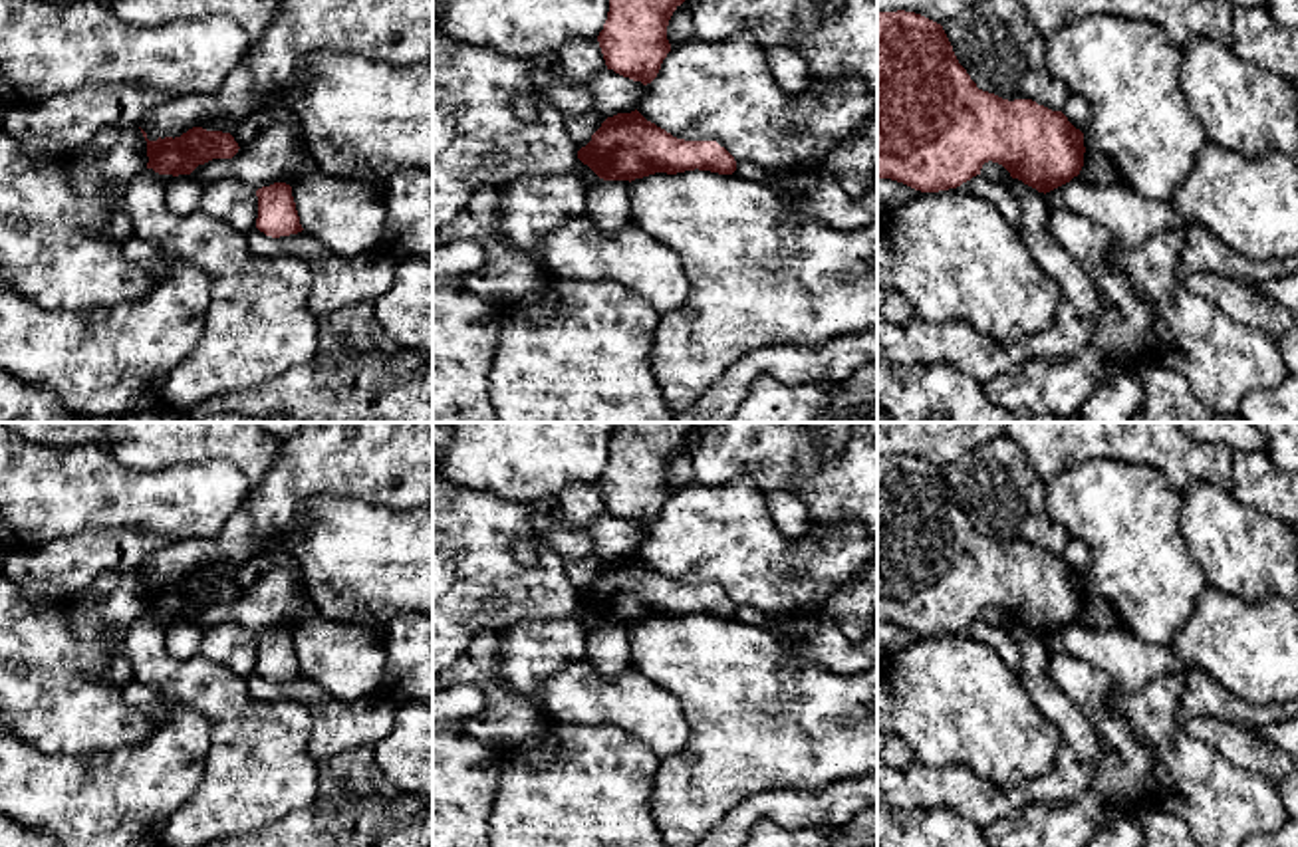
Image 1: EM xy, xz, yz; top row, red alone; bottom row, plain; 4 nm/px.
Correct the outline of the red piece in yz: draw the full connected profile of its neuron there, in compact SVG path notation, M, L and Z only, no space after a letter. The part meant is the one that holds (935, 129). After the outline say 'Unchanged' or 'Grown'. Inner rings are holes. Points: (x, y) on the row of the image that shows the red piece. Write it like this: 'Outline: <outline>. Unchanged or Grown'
Outline: M905 10L877 12L877 179L939 192L961 186L992 161L1046 194L1080 175L1084 153L1084 133L1062 111L978 89L941 24Z. Unchanged

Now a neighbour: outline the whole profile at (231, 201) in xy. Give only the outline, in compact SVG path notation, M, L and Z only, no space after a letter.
M220 179L202 184L200 210L246 234L256 228L258 196L250 184L234 179Z

